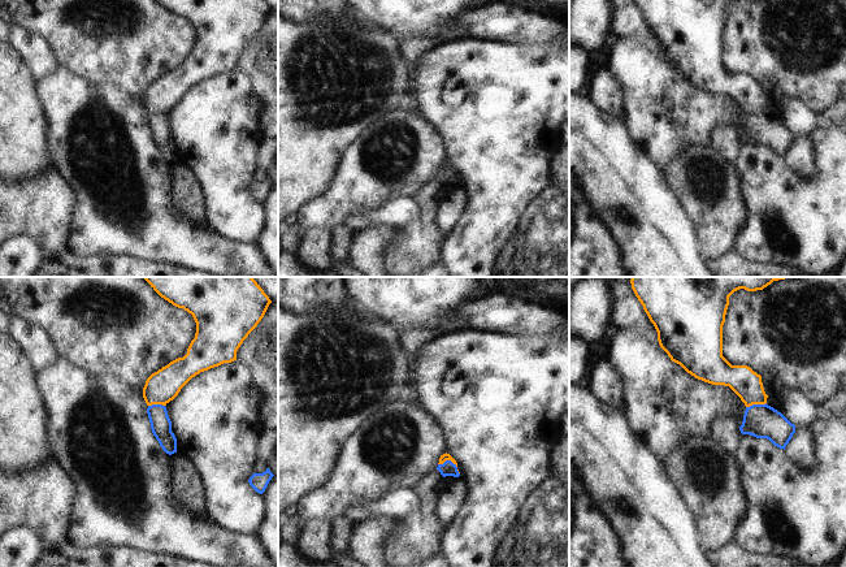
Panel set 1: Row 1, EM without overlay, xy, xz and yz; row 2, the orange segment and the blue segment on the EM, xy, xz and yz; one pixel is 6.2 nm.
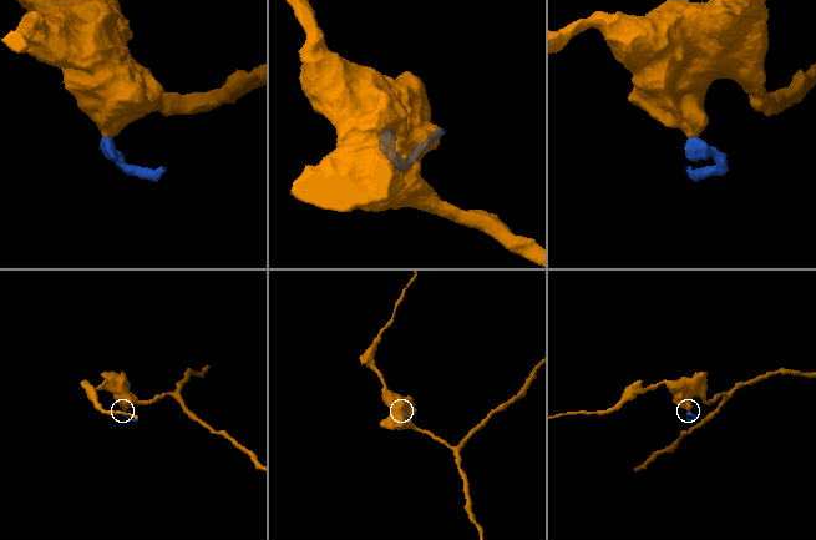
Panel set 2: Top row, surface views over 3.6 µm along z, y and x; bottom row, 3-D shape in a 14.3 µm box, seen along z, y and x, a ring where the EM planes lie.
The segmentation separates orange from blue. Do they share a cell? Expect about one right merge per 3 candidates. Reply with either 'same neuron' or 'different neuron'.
different neuron

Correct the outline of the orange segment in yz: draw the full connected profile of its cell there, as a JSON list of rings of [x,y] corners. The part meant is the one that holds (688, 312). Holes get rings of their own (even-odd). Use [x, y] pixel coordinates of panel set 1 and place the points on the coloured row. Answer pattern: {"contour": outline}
{"contour": [[[632,277],[632,289],[643,306],[650,321],[658,332],[660,347],[668,354],[672,362],[680,364],[687,373],[698,380],[712,385],[729,386],[745,403],[765,404],[768,395],[764,391],[762,376],[747,365],[732,365],[723,356],[723,325],[729,306],[729,297],[739,290],[763,290],[773,281],[789,277]]]}

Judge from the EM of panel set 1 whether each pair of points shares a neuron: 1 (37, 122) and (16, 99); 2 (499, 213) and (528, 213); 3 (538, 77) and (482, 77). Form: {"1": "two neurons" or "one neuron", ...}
{"1": "one neuron", "2": "two neurons", "3": "one neuron"}

